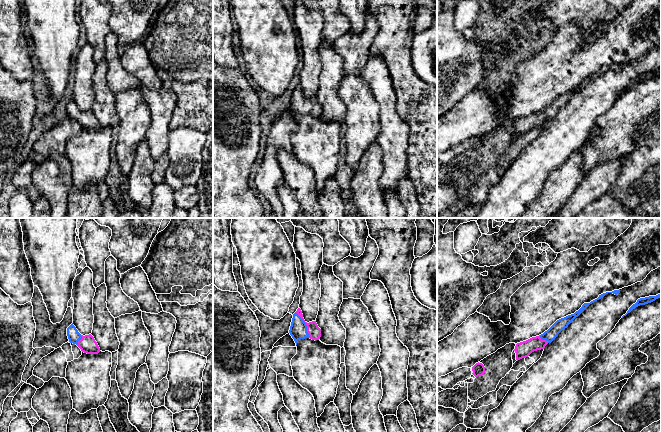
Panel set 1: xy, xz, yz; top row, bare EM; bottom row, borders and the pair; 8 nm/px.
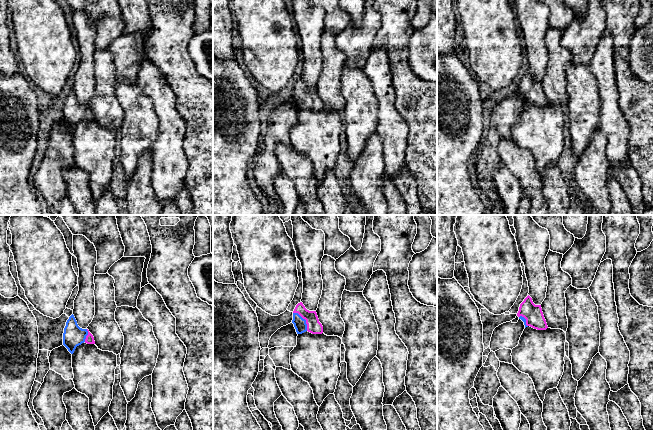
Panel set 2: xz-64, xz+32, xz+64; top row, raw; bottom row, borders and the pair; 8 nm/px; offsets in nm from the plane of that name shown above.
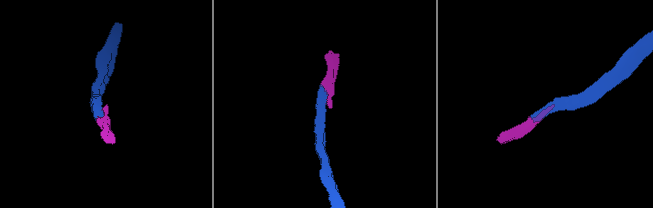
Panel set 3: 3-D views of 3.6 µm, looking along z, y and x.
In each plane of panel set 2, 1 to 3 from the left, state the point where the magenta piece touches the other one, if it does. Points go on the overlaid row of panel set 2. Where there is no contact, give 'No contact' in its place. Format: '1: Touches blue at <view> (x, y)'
1: Touches blue at xz-64 (87, 334)
2: Touches blue at xz+32 (304, 319)
3: Touches blue at xz+64 (525, 320)

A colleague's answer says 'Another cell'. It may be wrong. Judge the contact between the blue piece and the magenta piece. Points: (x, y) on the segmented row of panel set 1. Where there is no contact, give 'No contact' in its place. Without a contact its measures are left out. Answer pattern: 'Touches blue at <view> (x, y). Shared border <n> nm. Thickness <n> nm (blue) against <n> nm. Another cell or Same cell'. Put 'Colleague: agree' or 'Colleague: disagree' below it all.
Touches blue at xz (306, 325). Shared border 240 nm. Thickness 140 nm (blue) against 100 nm. Same cell
Colleague: disagree

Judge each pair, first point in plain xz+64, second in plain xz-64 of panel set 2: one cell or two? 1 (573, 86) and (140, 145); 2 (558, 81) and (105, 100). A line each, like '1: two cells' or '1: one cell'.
1: one cell
2: one cell

